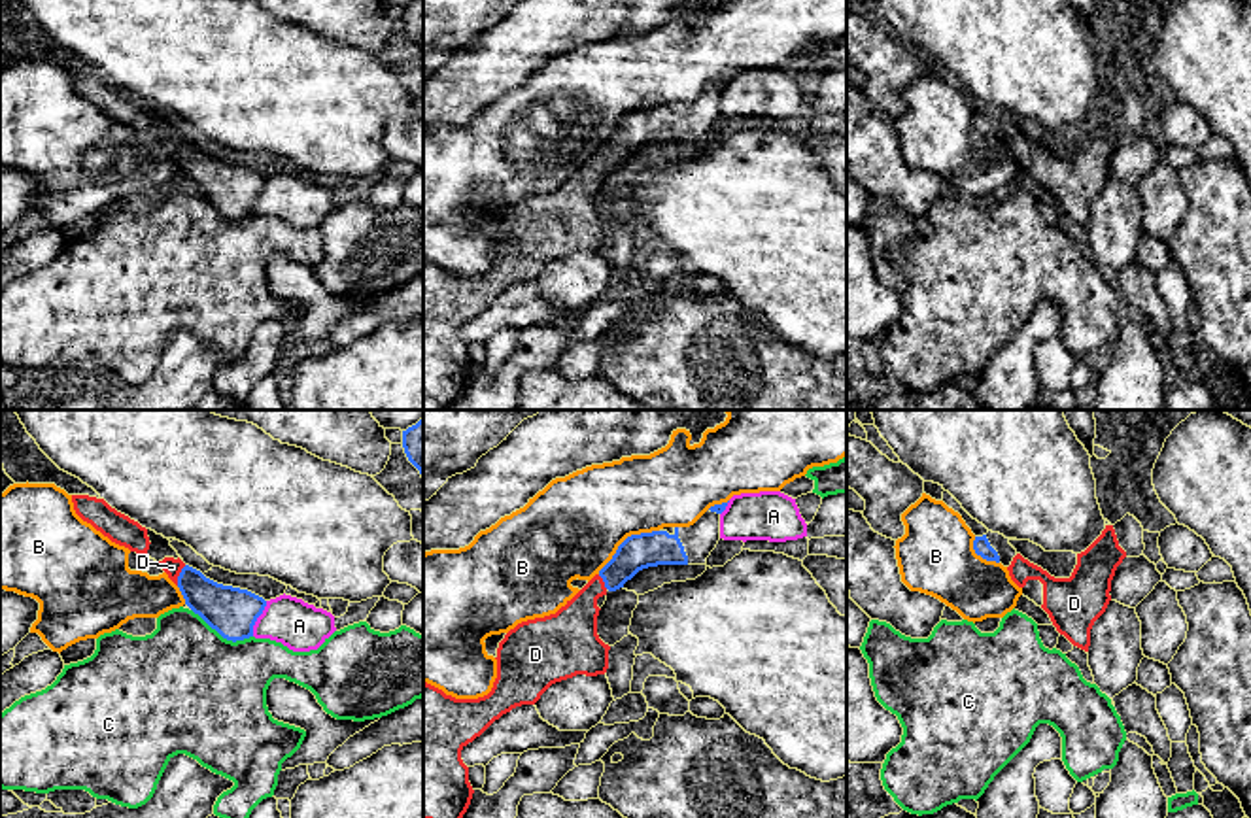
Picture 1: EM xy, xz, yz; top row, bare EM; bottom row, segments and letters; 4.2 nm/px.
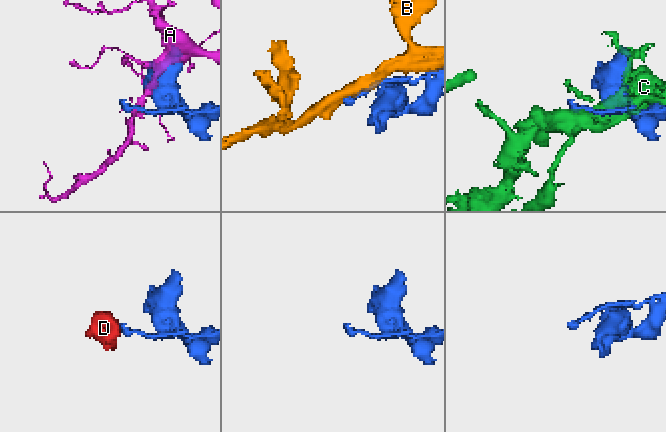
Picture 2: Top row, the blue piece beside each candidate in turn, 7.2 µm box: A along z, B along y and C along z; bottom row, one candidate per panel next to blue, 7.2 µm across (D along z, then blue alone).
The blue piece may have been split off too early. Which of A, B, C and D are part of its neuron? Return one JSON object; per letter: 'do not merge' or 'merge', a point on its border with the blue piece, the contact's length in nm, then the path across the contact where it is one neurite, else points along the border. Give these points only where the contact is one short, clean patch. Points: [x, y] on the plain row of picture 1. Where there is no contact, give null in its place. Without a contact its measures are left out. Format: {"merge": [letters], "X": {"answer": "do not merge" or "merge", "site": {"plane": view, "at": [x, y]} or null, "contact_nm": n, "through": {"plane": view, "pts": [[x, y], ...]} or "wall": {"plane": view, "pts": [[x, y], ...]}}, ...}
{"merge": ["D"], "A": {"answer": "do not merge", "site": {"plane": "xy", "at": [257, 193]}, "contact_nm": 170}, "B": {"answer": "do not merge", "site": {"plane": "xz", "at": [624, 118]}, "contact_nm": 320}, "C": {"answer": "do not merge", "site": {"plane": "xy", "at": [222, 212]}, "contact_nm": 300}, "D": {"answer": "merge", "site": {"plane": "xy", "at": [180, 152]}, "contact_nm": 100, "through": {"plane": "xy", "pts": [[225, 186], [205, 174], [180, 152], [172, 144]]}}}

